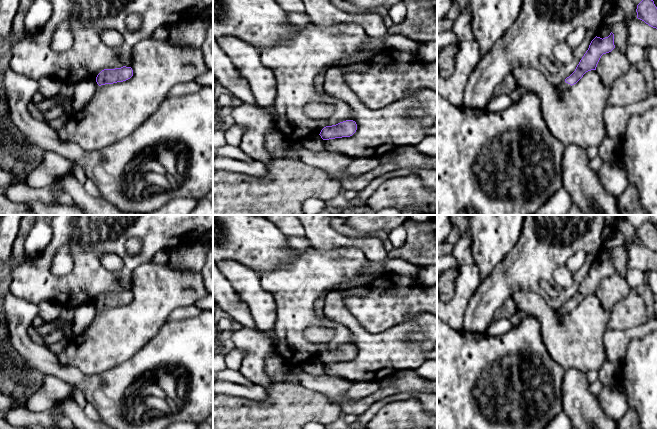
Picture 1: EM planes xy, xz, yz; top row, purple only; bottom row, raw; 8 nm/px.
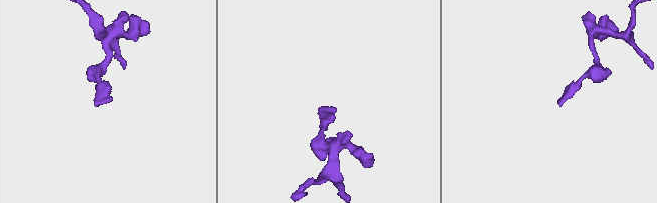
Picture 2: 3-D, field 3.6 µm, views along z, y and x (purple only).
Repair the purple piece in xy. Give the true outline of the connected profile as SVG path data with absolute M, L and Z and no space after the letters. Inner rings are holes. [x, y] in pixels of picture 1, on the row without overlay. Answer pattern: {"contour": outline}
{"contour": "M123 290L115 293L104 293L96 301L96 306L99 310L105 308L113 308L117 306L123 306L130 303L133 300L133 294L131 291Z"}

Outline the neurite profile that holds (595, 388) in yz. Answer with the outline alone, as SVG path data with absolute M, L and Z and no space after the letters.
M595 381L593 383L590 383L589 390L593 395L598 396L601 390L604 388L604 385L599 381Z

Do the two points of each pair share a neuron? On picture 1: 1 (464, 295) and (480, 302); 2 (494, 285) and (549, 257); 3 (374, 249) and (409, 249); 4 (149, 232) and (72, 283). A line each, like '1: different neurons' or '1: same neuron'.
1: different neurons
2: same neuron
3: different neurons
4: same neuron

